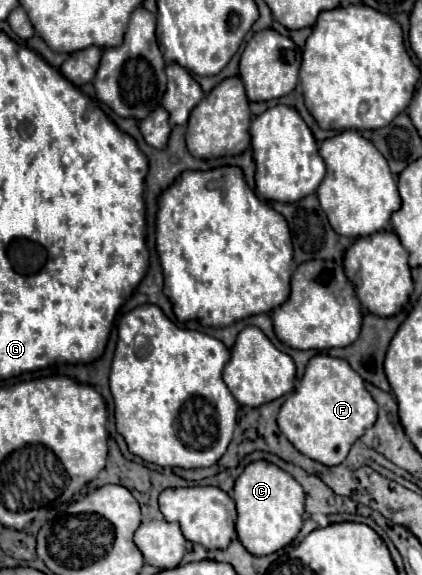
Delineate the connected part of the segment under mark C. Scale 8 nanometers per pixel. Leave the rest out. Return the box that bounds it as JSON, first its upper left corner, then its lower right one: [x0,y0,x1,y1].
[232,462,304,556]

